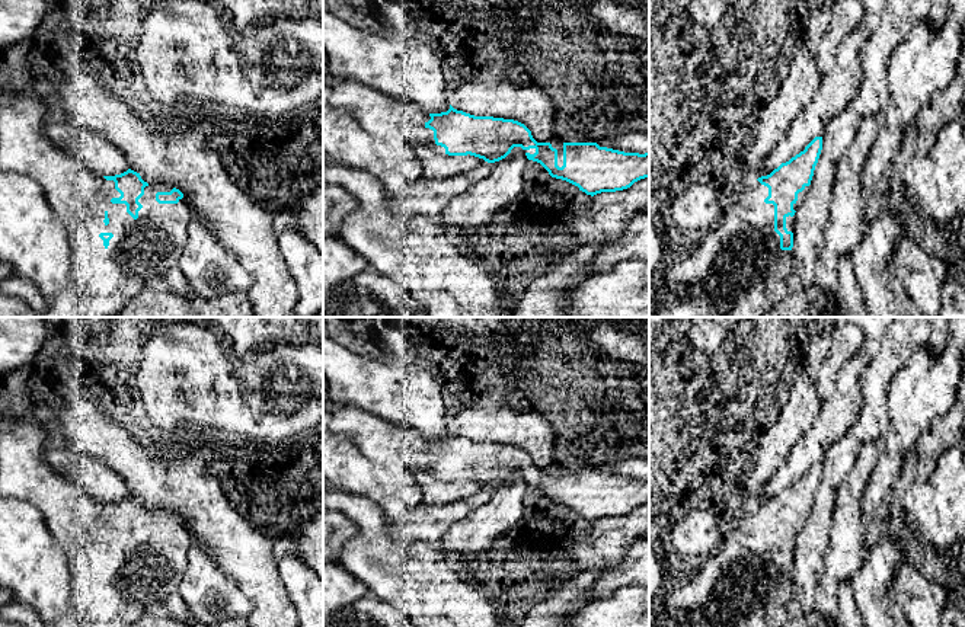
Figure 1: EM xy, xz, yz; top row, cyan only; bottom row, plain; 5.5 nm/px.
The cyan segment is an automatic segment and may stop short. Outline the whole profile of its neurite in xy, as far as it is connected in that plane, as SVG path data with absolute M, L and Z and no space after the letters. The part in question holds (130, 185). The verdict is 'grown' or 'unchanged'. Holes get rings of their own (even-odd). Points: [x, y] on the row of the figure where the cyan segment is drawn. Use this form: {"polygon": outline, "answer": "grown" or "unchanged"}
{"polygon": "M0 90L0 169L29 176L42 186L47 202L67 225L71 243L71 279L38 317L112 317L138 292L150 288L153 281L179 265L192 211L179 189L150 186L131 169L115 176L93 173L79 157L45 137L47 115L48 106L39 95Z", "answer": "grown"}

